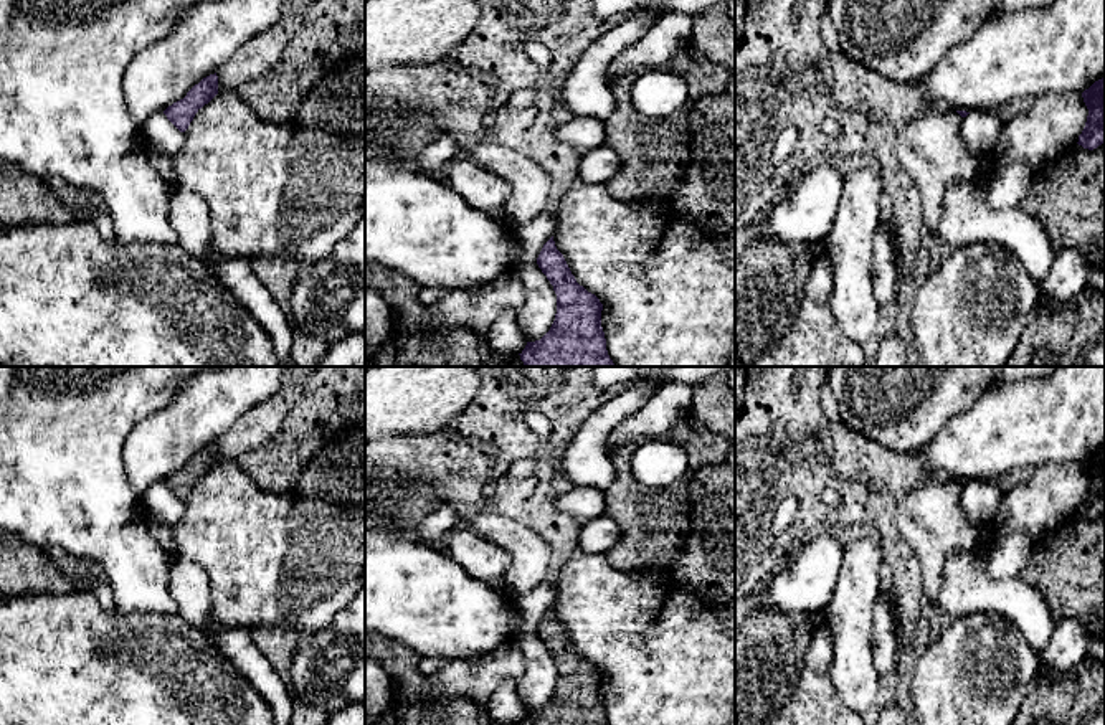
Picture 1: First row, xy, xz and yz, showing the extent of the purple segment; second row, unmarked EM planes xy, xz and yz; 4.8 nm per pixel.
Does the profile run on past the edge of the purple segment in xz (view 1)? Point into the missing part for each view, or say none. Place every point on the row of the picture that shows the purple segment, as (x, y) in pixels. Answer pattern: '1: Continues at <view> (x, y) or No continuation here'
1: No continuation here

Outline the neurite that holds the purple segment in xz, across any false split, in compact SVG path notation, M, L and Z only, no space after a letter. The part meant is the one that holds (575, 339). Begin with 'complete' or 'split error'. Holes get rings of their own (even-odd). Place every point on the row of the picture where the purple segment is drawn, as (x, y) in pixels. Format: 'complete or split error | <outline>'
complete | M553 236L543 244L537 264L557 294L557 314L550 330L535 342L527 342L519 353L525 367L614 367L606 350L601 327L603 304L580 286L571 274L563 254L557 249Z

